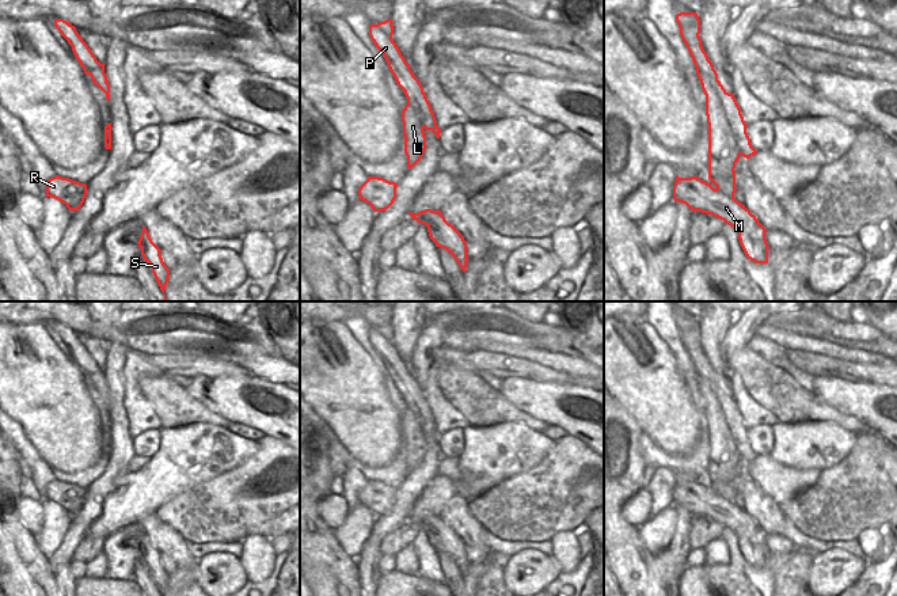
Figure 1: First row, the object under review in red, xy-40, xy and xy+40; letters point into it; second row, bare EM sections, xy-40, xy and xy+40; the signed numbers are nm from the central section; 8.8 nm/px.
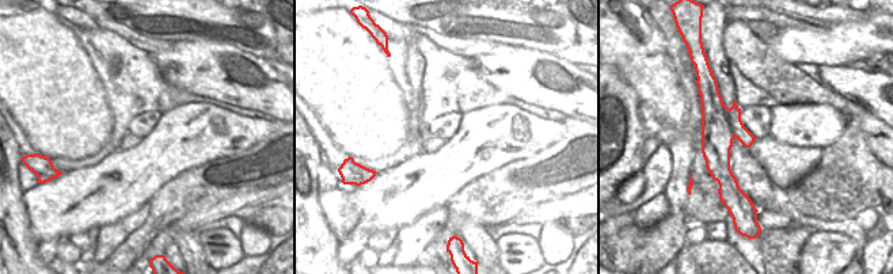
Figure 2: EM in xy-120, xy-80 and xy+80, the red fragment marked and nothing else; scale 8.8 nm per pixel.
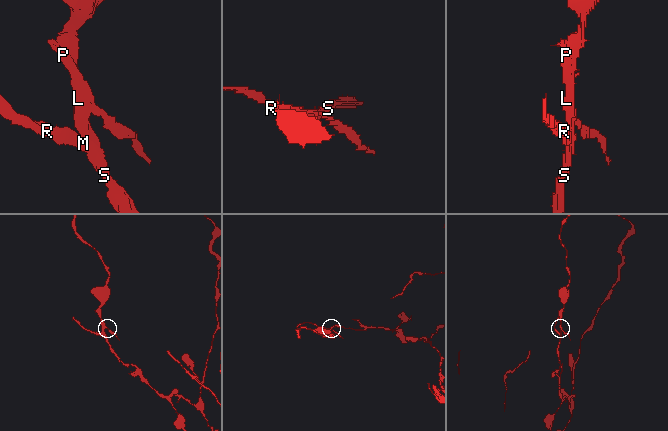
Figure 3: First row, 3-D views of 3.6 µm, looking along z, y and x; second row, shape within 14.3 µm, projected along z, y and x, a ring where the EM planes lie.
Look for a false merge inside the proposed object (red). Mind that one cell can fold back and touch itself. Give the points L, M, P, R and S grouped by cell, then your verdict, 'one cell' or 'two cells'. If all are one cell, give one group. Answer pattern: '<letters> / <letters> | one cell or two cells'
L M R S / P | two cells

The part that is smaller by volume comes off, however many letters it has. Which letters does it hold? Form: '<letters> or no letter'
P

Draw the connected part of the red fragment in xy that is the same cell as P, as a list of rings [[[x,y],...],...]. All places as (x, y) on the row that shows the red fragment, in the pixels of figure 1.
[[[373,23],[369,26],[369,37],[376,48],[383,53],[398,86],[403,87],[403,73],[411,69],[394,39],[384,34],[384,27]]]

